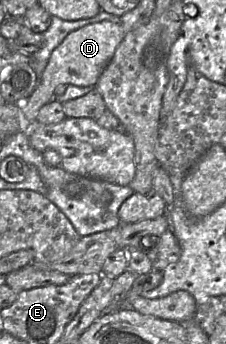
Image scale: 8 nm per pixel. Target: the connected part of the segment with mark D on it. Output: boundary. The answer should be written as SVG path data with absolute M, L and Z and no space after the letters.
M100 21L70 32L51 53L34 92L20 104L21 130L19 132L29 133L36 123L38 111L53 99L54 90L59 85L72 84L80 87L95 87L125 34L122 25L112 21Z

